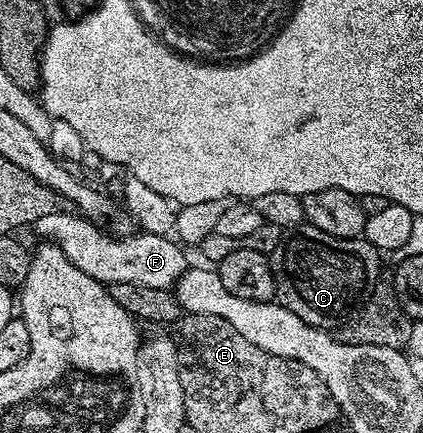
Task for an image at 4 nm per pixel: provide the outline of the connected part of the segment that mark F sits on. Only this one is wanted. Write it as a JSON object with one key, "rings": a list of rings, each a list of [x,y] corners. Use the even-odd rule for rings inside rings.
{"rings":[[[76,211],[42,215],[42,219],[38,219],[34,226],[34,232],[40,239],[60,248],[66,259],[78,267],[78,271],[86,271],[86,275],[103,281],[107,286],[113,283],[134,283],[142,287],[172,289],[190,267],[190,261],[183,253],[185,250],[171,236],[140,231],[137,237],[111,237],[100,229],[103,228],[97,222],[88,220]]]}

